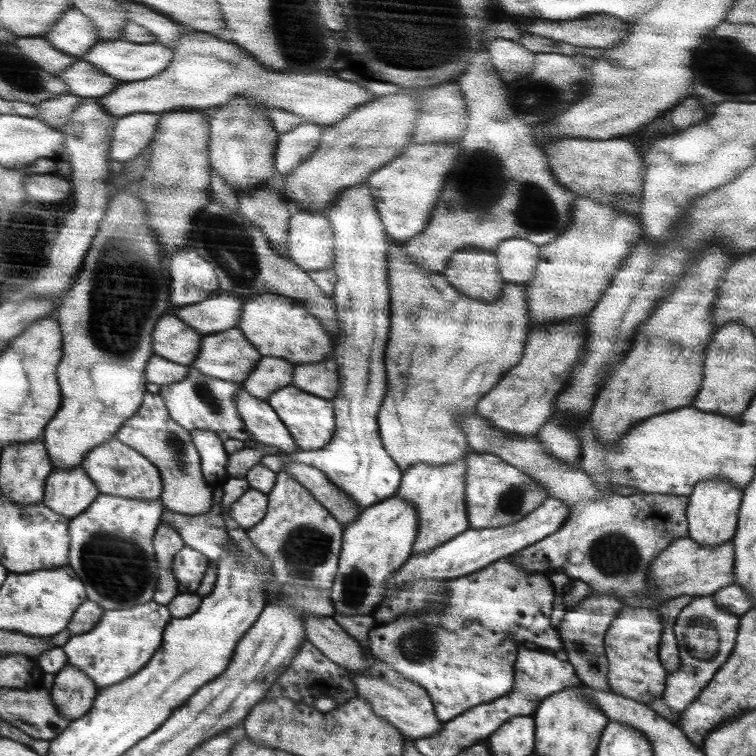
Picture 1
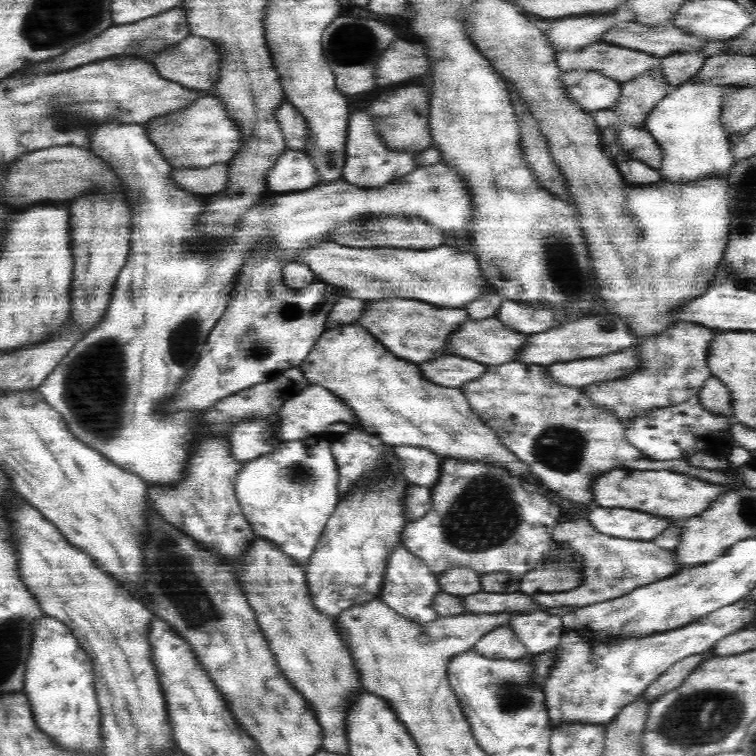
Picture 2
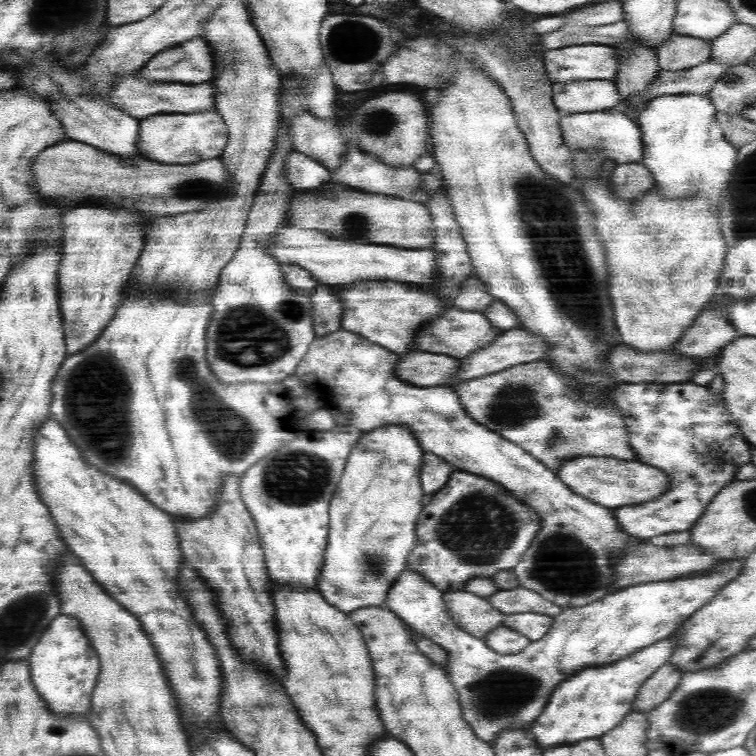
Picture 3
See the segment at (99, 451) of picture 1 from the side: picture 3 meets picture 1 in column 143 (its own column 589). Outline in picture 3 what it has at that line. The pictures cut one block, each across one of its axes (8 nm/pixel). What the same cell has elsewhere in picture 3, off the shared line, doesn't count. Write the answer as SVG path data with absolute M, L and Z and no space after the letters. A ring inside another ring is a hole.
M582 453L580 456L563 457L555 465L556 477L571 492L602 504L608 508L626 507L646 502L658 496L666 488L666 477L658 469L641 464L639 461L622 460L614 456L593 456Z

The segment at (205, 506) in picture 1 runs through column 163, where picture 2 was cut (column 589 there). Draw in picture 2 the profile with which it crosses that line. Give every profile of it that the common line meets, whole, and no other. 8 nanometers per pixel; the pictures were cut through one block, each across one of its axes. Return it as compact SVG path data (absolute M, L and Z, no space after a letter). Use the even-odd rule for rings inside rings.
M516 361L485 365L484 372L480 376L461 384L460 389L474 414L479 416L488 427L493 428L511 451L517 452L518 457L530 464L534 472L550 488L577 502L591 503L592 497L590 497L587 488L590 478L596 472L610 468L666 470L700 480L714 487L728 489L739 488L741 485L745 485L747 480L745 470L740 467L703 468L702 466L693 466L684 460L653 460L644 456L643 452L640 452L638 448L626 440L626 425L618 415L618 411L598 403L581 387L554 379L550 373L550 365L524 364Z

